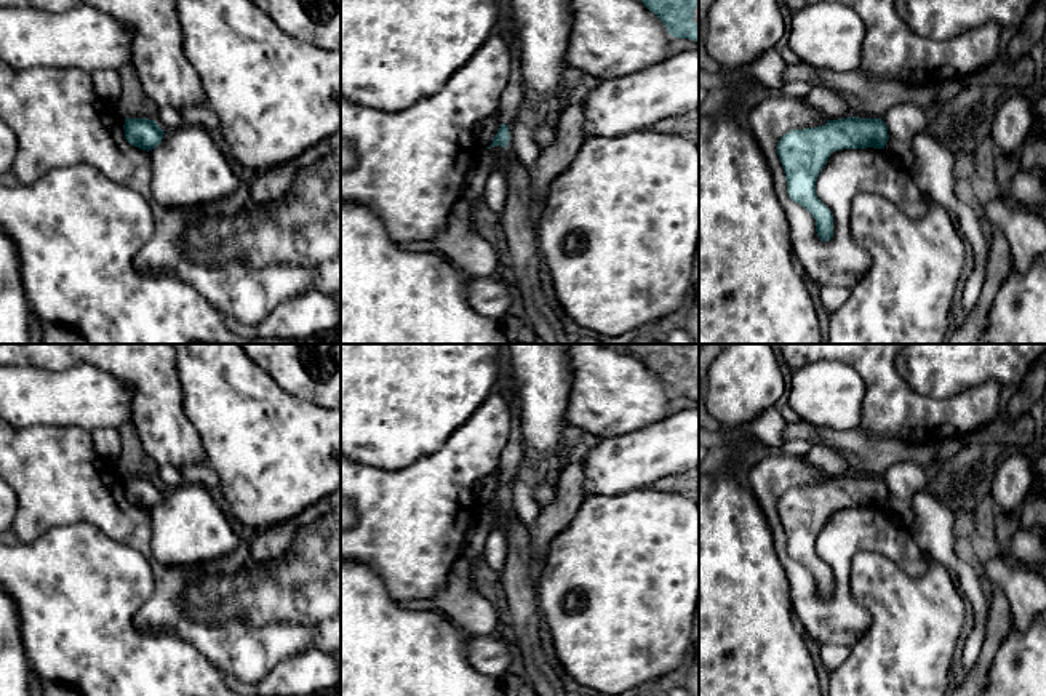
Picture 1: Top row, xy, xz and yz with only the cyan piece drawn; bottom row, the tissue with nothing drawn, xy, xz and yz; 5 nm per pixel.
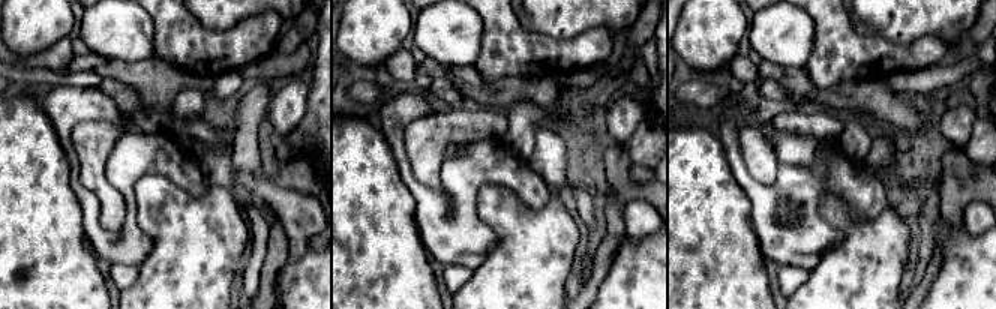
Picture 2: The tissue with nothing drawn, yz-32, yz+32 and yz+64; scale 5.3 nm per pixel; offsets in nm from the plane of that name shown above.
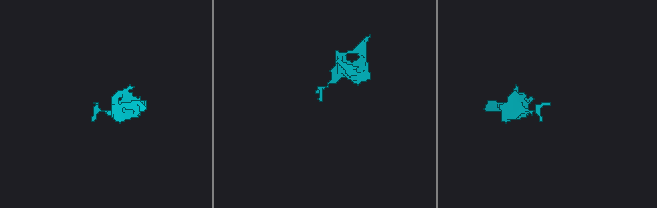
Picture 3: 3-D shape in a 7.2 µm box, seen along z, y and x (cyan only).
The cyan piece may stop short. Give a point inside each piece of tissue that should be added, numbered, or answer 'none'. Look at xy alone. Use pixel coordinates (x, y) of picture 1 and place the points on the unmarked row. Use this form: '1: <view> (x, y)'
none

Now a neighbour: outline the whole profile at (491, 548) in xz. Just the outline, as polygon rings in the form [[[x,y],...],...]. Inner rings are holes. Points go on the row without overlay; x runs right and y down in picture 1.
[[[483,530],[477,552],[493,570],[501,571],[507,557],[507,538],[501,530]]]

